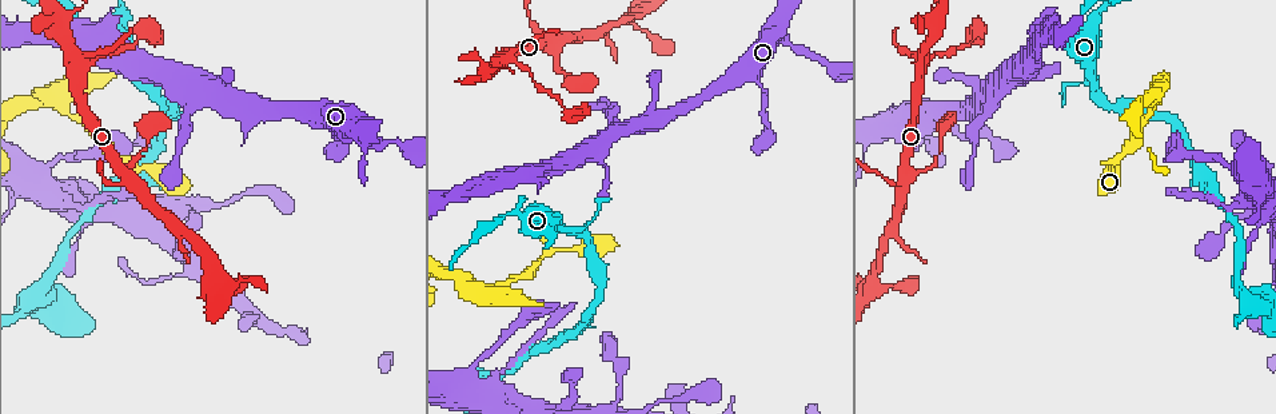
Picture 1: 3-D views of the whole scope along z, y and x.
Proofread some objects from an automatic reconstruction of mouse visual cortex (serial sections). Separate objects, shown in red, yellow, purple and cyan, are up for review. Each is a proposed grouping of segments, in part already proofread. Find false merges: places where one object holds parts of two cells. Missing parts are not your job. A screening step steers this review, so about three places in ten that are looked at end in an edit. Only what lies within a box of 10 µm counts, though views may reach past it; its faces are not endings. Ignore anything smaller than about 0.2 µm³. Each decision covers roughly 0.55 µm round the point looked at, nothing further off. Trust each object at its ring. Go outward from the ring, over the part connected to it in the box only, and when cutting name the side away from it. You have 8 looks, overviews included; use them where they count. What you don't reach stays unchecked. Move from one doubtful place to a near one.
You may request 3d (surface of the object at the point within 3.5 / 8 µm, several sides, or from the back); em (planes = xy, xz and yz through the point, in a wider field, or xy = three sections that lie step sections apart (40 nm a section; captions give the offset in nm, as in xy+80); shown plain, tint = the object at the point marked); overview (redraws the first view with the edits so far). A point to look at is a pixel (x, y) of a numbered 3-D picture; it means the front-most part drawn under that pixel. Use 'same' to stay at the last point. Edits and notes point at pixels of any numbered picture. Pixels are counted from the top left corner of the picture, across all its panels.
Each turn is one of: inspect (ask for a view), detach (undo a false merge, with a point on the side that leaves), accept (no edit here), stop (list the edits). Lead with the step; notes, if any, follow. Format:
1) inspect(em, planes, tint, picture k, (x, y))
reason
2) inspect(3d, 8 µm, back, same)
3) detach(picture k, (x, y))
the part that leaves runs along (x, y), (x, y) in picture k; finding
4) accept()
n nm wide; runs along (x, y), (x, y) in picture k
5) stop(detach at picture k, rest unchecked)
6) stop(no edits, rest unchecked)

inspect(3d, 3.5 µm, picture 1, (904, 178))
arms part here

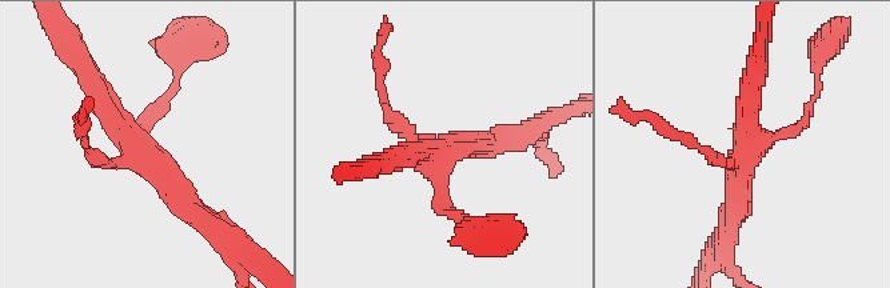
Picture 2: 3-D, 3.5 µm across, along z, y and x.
inspect(em, xy, step 5, tint, picture 2, (139, 150))
need the tissue

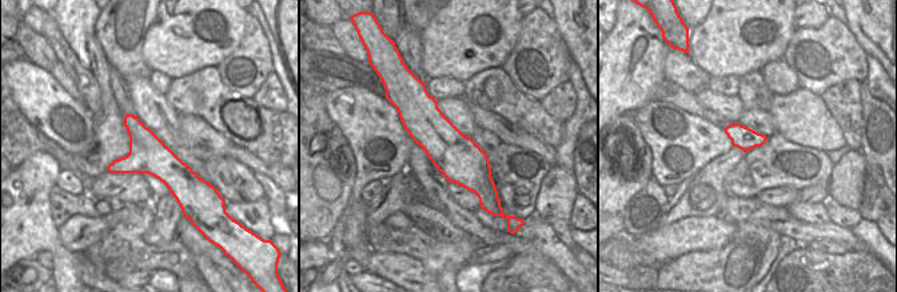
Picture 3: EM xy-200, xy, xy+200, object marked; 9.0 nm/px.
accept()
runs along (88, 75), (126, 136), (199, 215) in picture 2; all the same cell

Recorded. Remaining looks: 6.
inspect(3d, 3.5 µm, picture 1, (486, 290))
thick turns thin

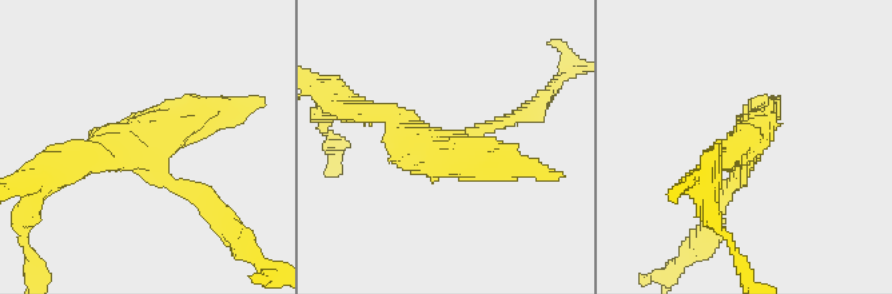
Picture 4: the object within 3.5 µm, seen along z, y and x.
inspect(em, planes, tint, picture 4, (743, 156))
shape alone is not enough

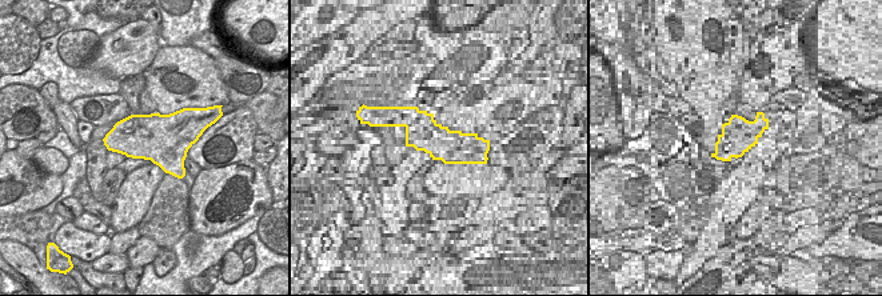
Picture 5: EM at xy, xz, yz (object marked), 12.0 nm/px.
accept()
runs along (214, 209), (132, 147), (71, 165) in picture 4; continuous, no second cell

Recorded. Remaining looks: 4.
inspect(3d, 3.5 µm, picture 1, (1251, 300))

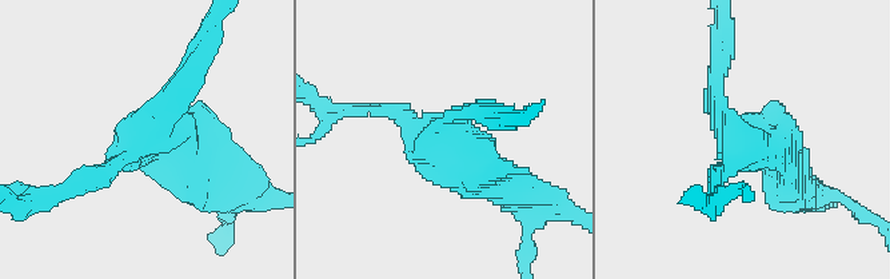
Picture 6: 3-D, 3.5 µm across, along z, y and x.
inspect(em, xy, step 1, tint, picture 6, (738, 133))
now the EM

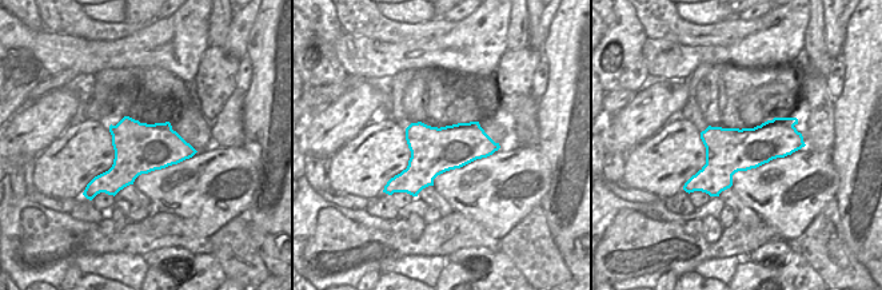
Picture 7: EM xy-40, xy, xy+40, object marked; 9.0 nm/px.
accept()
runs along (715, 70), (715, 119), (798, 171) in picture 6; one cell here

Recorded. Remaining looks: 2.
stop(no edits, rest unchecked)

